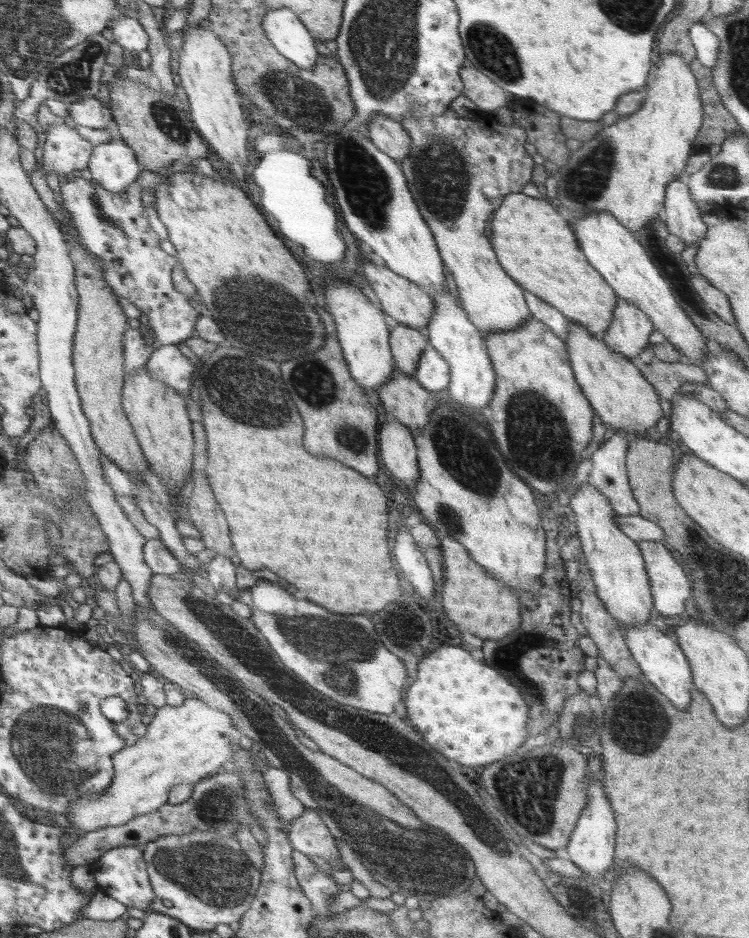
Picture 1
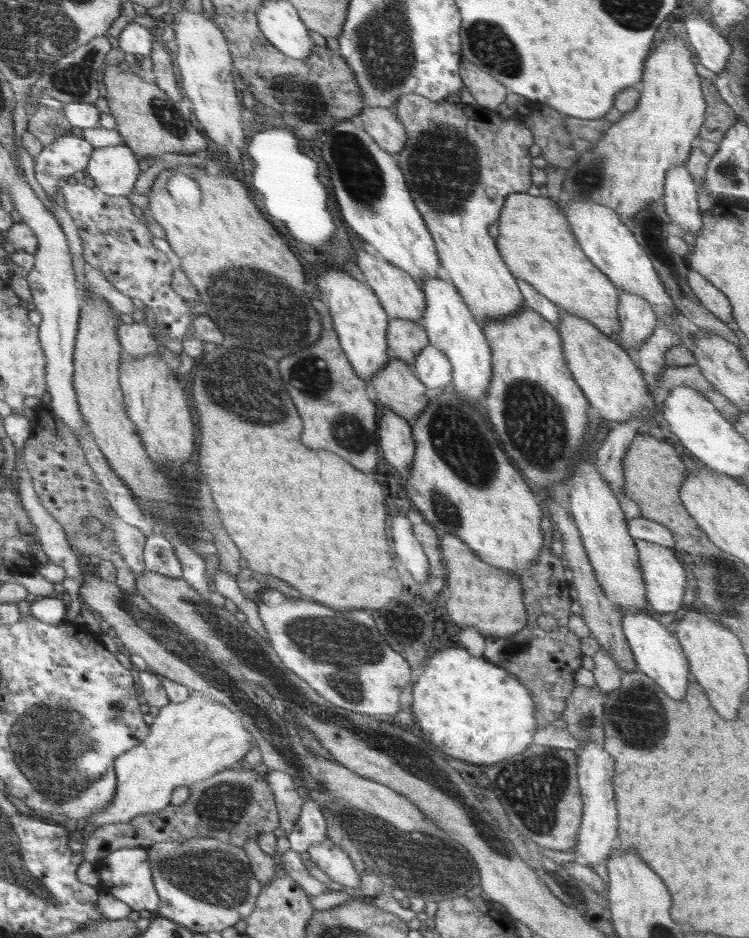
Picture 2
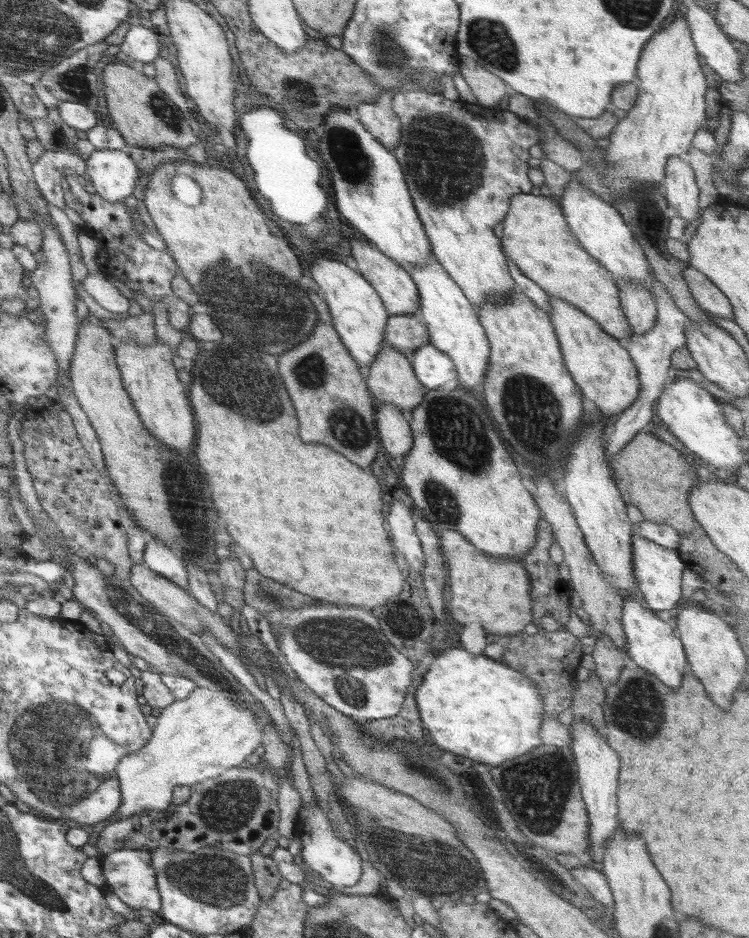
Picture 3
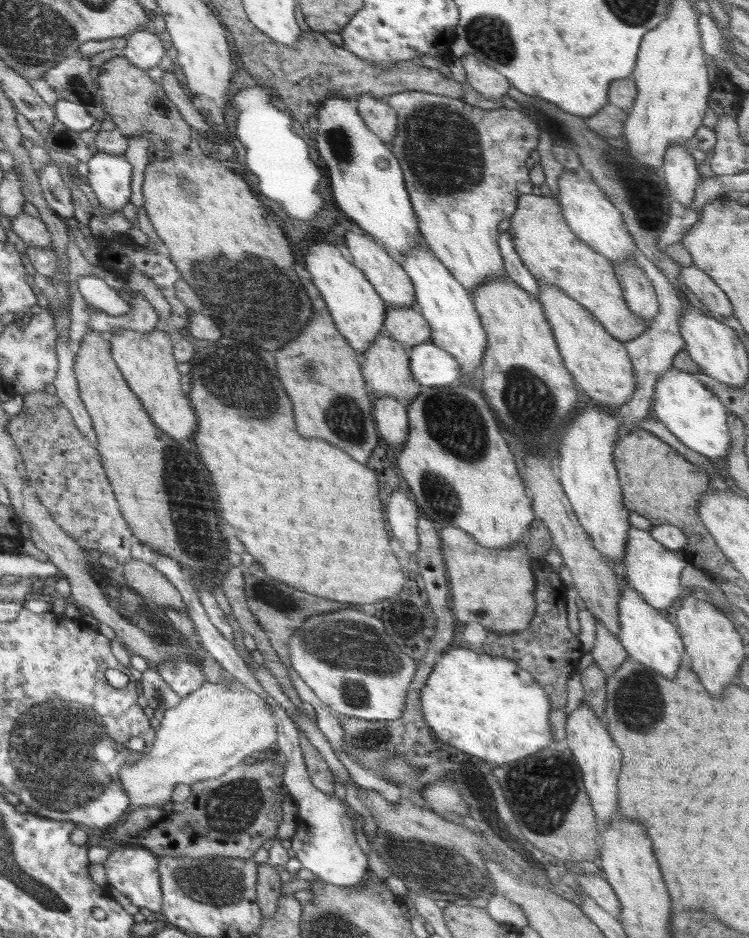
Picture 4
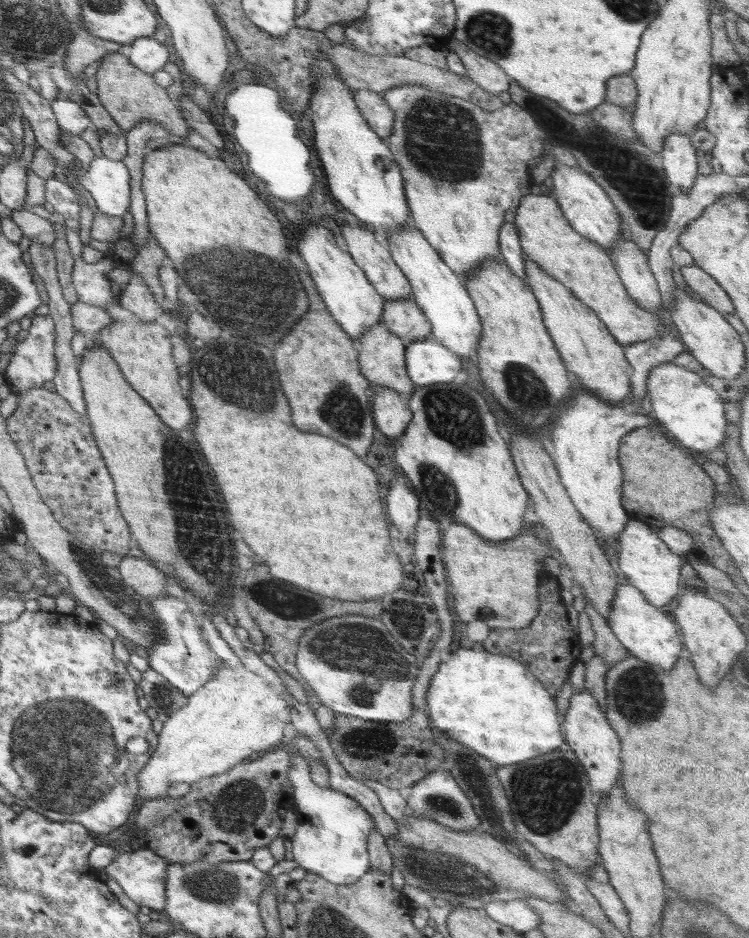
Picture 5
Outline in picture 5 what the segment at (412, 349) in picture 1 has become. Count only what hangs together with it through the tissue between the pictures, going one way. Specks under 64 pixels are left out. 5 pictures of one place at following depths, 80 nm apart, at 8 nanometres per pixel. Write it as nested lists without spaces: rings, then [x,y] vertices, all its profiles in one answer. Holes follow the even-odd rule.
[[[413,296],[406,300],[385,300],[381,321],[389,331],[396,333],[406,343],[431,336],[432,325]]]

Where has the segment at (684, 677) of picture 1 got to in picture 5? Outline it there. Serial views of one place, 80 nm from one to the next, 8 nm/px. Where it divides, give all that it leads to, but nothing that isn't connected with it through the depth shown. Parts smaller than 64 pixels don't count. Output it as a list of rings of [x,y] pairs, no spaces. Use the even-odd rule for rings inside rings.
[[[621,584],[616,587],[614,600],[611,602],[611,611],[607,616],[607,623],[611,632],[626,648],[630,656],[640,658],[648,664],[658,668],[670,668],[678,662],[685,653],[683,634],[677,634],[676,626],[670,621],[659,607],[652,606],[639,588],[633,584]]]

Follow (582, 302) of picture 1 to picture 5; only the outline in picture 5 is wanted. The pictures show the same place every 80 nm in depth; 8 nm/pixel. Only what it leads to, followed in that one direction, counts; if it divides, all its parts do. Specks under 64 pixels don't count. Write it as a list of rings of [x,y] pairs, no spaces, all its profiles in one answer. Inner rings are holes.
[[[528,194],[522,198],[513,224],[520,237],[524,256],[560,280],[577,300],[589,306],[609,328],[616,342],[626,347],[635,342],[652,340],[661,334],[659,326],[663,321],[660,317],[655,312],[643,309],[626,294],[608,250],[572,228],[554,196]]]

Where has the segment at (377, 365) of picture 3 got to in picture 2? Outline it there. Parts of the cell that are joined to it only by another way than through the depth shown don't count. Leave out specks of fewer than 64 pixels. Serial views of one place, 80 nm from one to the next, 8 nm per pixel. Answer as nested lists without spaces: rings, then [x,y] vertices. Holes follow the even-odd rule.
[[[390,355],[387,365],[370,380],[376,398],[388,410],[412,422],[421,415],[430,400],[431,392],[422,384],[412,369],[400,359]]]

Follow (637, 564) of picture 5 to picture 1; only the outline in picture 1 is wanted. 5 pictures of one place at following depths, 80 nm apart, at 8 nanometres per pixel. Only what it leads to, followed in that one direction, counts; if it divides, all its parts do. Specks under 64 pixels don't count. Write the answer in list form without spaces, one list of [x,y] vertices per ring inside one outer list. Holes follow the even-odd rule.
[[[661,541],[638,544],[650,581],[653,606],[664,617],[685,615],[684,601],[692,595],[688,573]]]

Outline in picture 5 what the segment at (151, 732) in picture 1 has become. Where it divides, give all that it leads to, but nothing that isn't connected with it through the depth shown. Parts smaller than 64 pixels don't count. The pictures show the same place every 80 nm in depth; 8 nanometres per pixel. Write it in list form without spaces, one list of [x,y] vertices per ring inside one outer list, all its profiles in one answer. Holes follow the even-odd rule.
[[[228,667],[217,669],[213,678],[188,697],[188,703],[177,712],[168,715],[168,720],[163,723],[159,736],[159,750],[136,775],[139,797],[143,802],[166,795],[172,782],[192,785],[198,780],[223,774],[249,757],[256,757],[276,748],[282,742],[284,731],[294,727],[290,723],[292,706],[288,706],[276,690],[280,690],[280,687],[269,687],[265,680],[247,669],[243,673]]]

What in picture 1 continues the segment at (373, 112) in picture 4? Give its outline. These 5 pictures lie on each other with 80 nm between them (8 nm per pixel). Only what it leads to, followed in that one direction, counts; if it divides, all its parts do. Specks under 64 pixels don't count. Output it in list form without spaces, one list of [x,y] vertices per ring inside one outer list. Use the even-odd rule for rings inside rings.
[[[372,115],[367,125],[369,138],[384,155],[398,162],[410,154],[412,141],[402,123],[386,115]]]

